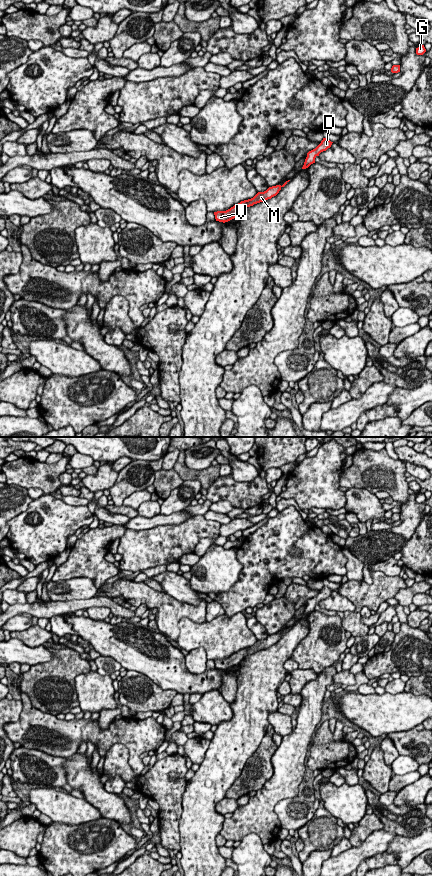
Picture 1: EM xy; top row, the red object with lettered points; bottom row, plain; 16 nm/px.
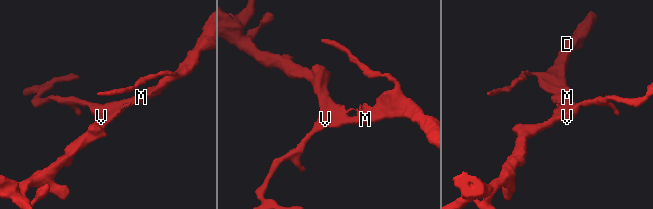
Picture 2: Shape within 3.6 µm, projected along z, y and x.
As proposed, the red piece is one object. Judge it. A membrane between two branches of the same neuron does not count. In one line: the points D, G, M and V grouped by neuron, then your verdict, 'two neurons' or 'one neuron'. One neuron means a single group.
D G M V | one neuron

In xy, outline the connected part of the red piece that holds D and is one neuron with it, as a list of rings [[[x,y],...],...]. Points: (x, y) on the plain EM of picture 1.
[[[323,586],[321,591],[313,598],[307,601],[307,605],[305,607],[304,613],[302,617],[308,616],[311,612],[315,611],[315,606],[319,604],[319,602],[323,599],[326,599],[328,596],[331,595],[333,590],[328,588],[327,586]]]

